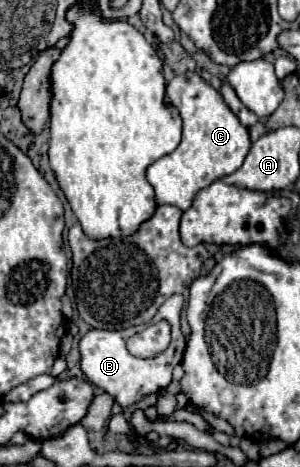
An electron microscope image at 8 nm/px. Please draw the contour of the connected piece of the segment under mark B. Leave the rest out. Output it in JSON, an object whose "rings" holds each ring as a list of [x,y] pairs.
{"rings":[[[173,295],[159,307],[157,315],[153,317],[153,323],[159,323],[161,319],[169,319],[169,325],[171,325],[171,345],[163,353],[155,355],[153,359],[135,359],[126,348],[127,339],[139,330],[143,330],[144,325],[118,331],[101,329],[89,331],[79,343],[81,367],[83,367],[83,373],[87,375],[87,379],[93,385],[101,387],[105,393],[109,393],[123,409],[129,407],[129,405],[139,403],[143,397],[147,397],[151,393],[157,393],[157,387],[167,387],[172,380],[175,353],[177,353],[177,363],[179,363],[179,359],[182,359],[185,350],[185,336],[179,329],[181,305],[183,305],[183,297],[181,295]]]}

